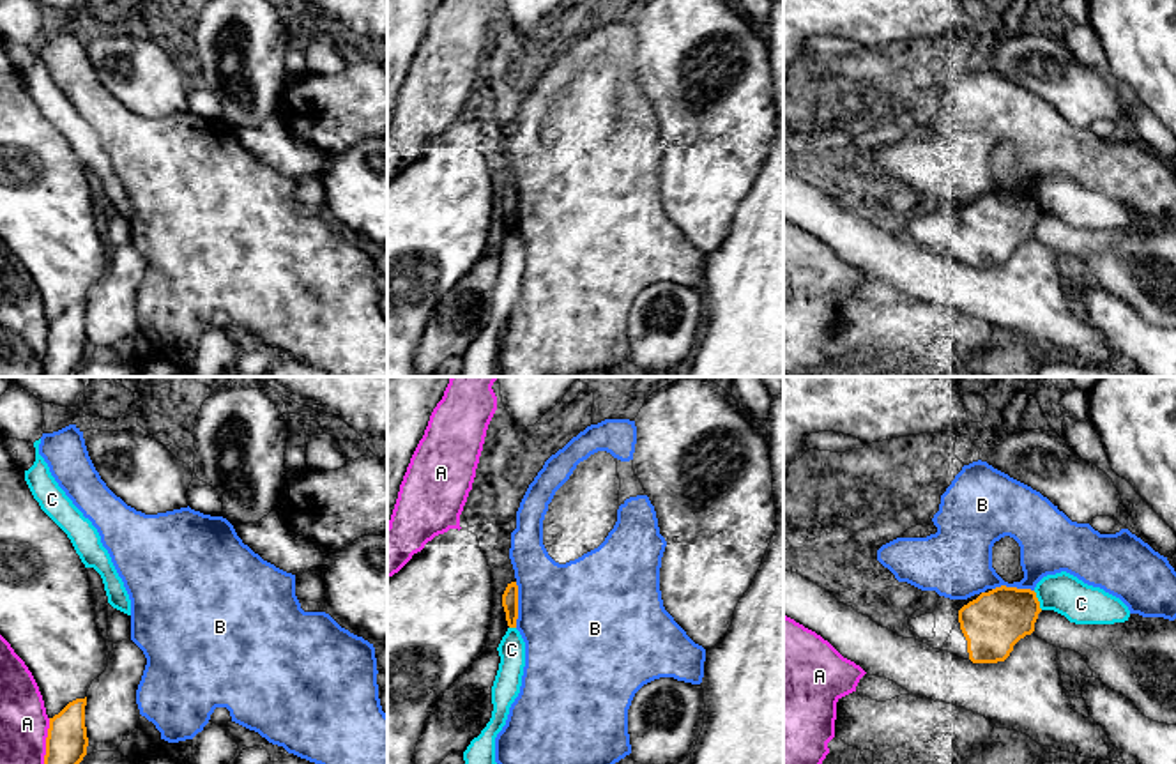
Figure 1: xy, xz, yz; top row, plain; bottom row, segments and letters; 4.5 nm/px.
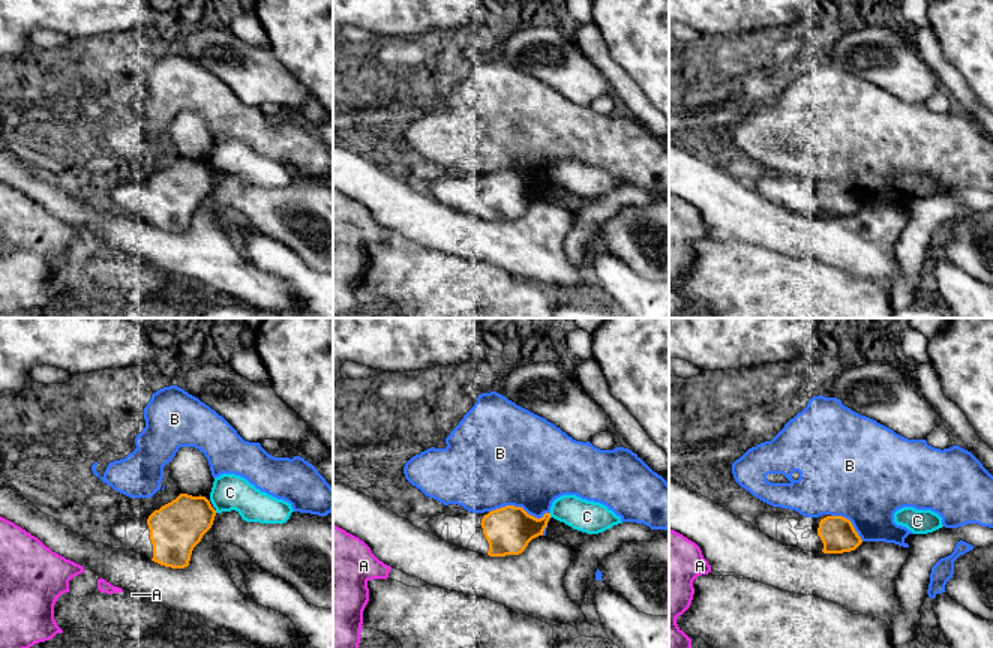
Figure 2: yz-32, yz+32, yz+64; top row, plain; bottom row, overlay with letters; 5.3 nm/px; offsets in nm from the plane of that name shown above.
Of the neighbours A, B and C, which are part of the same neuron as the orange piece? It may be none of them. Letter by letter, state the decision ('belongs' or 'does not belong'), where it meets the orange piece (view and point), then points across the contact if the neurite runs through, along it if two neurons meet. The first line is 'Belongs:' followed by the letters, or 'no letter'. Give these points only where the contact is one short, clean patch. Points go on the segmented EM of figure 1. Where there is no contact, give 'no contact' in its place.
Belongs: no letter
A: does not belong; contact xy (46, 741)
B: does not belong; contact xz (517, 605)
C: does not belong; contact yz (1037, 600); border yz (1033, 591), (1042, 609)

